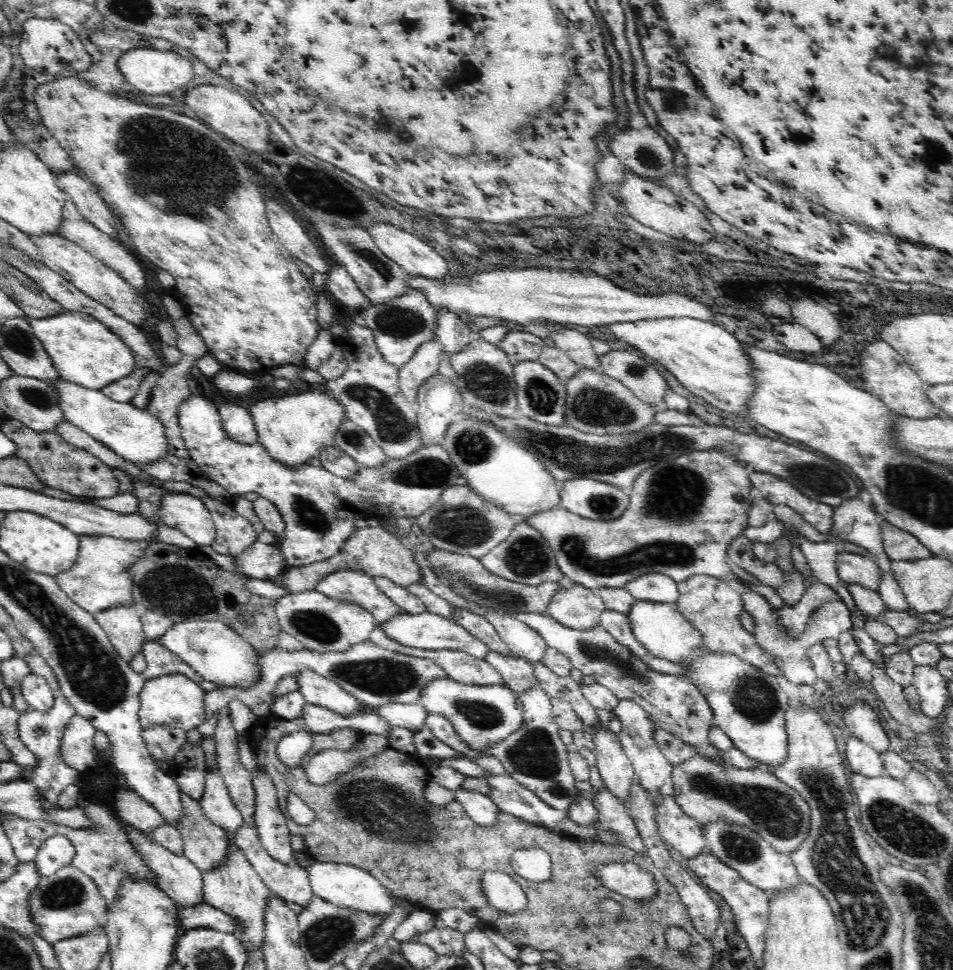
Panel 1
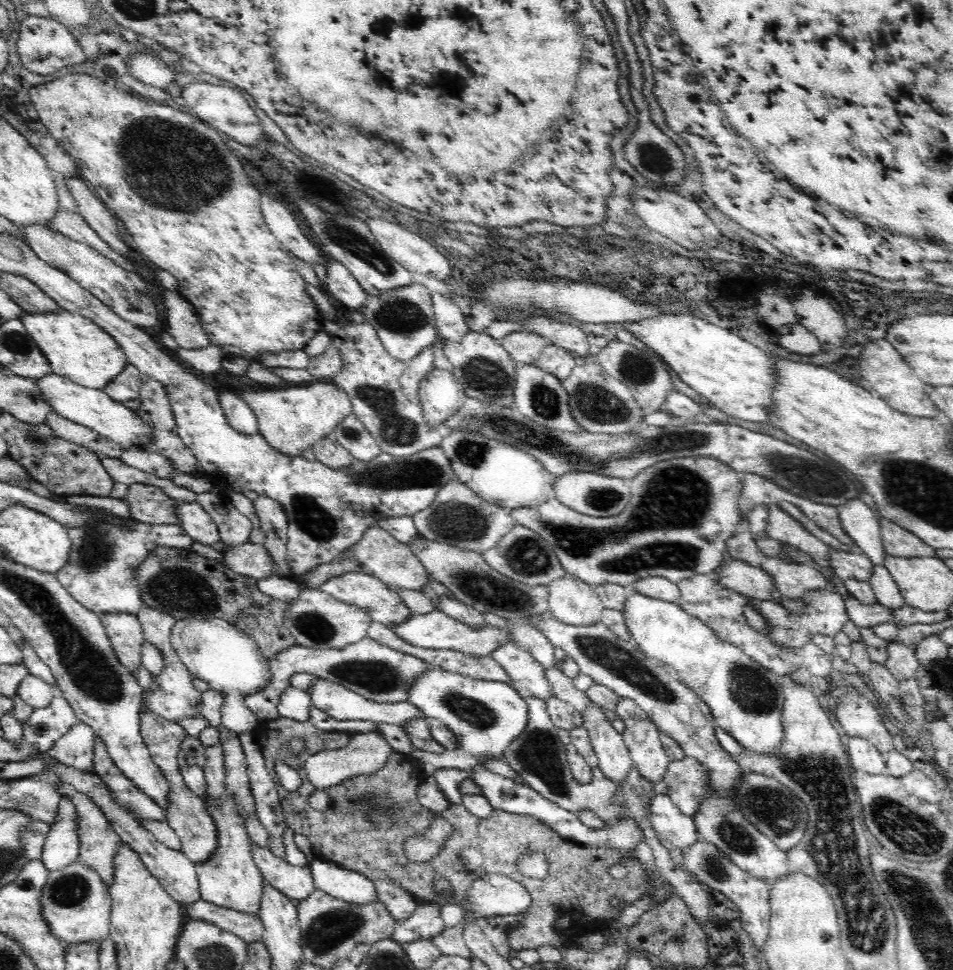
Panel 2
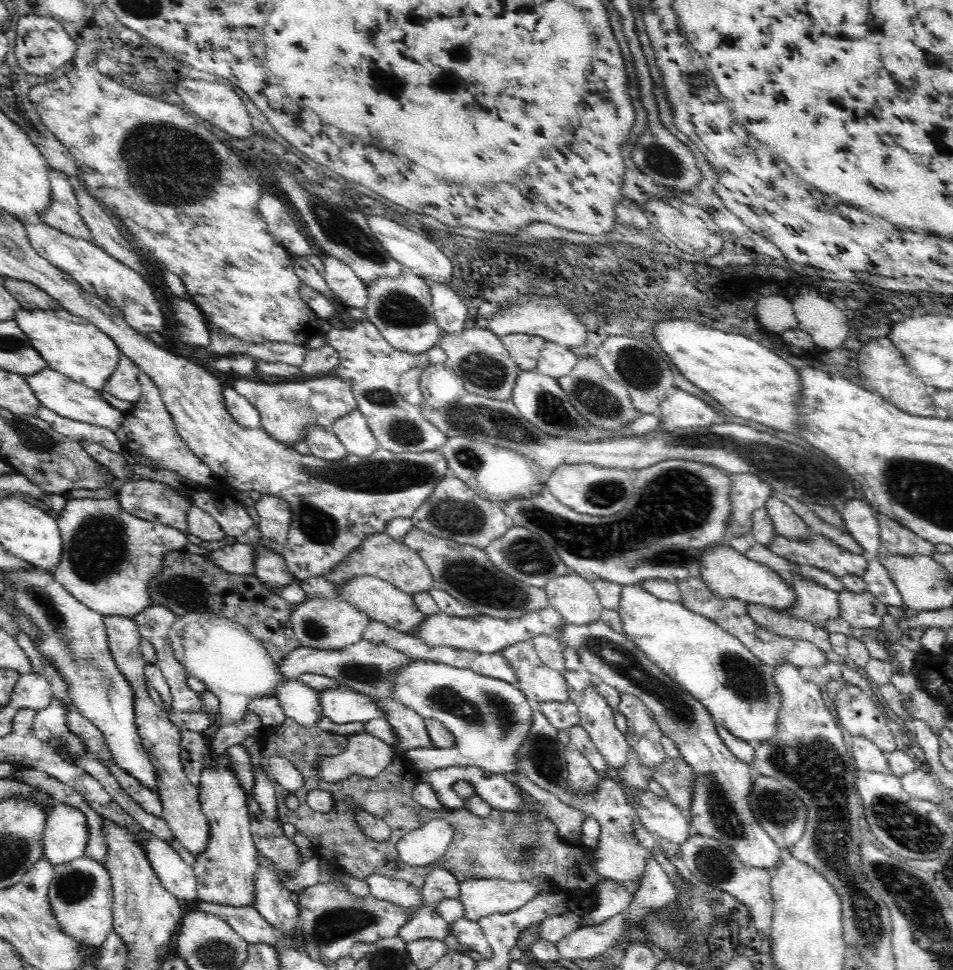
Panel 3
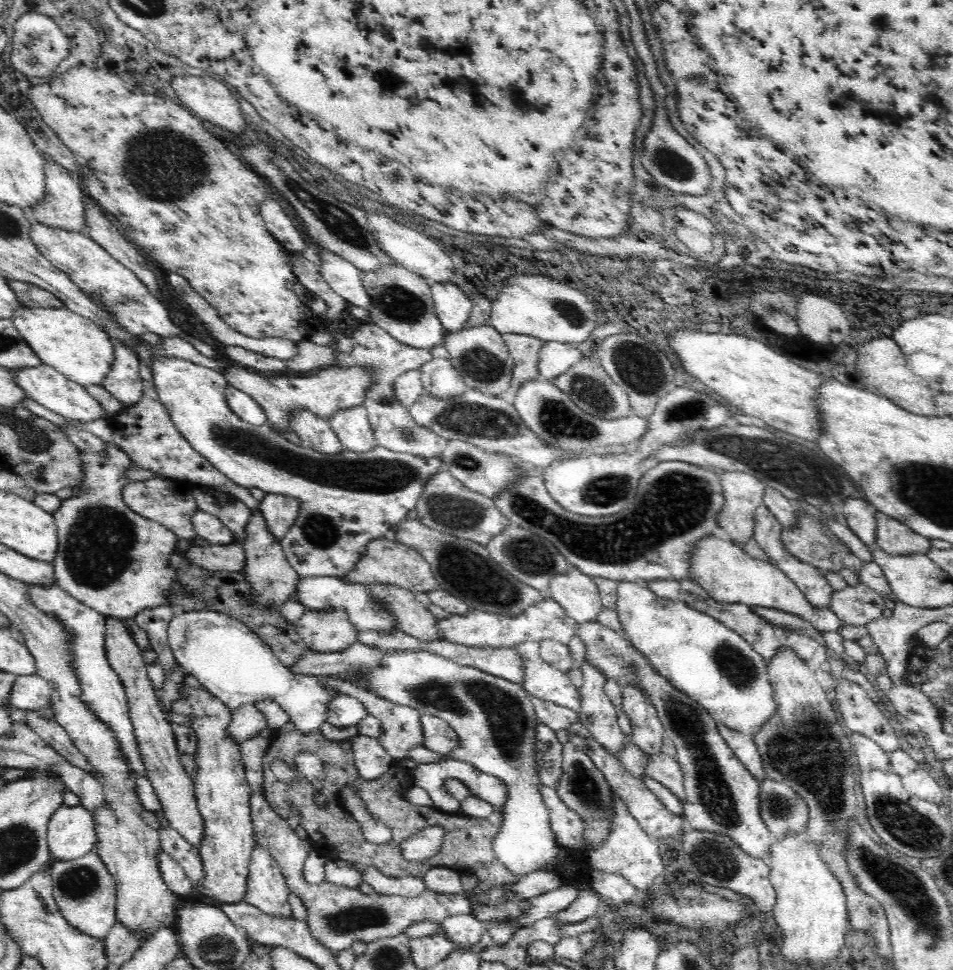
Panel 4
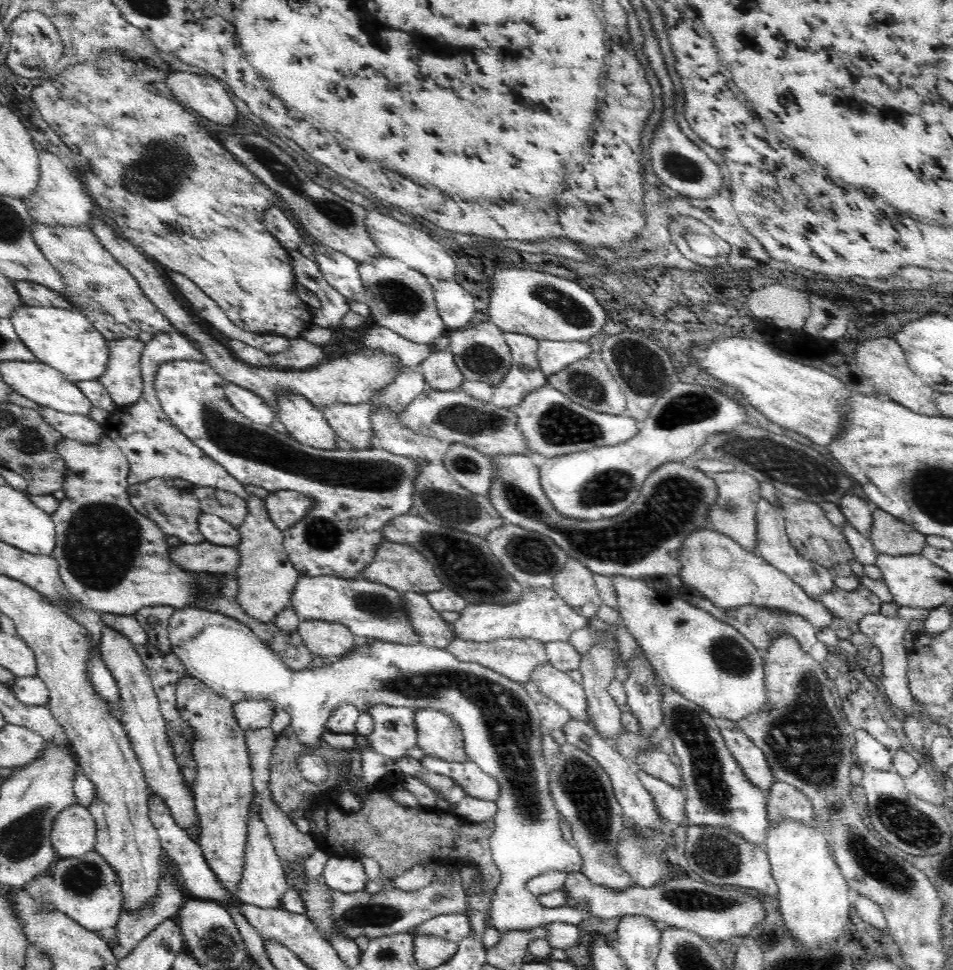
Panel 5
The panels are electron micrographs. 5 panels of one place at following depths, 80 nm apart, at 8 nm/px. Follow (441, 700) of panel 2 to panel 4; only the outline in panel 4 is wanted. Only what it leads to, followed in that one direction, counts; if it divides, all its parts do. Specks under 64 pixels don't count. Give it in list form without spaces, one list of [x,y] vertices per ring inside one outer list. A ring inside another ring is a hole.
[[[381,649],[381,654],[382,660],[380,660],[380,664],[376,664],[376,666],[372,666],[372,668],[360,668],[358,672],[354,672],[354,682],[353,678],[341,678],[341,676],[337,676],[336,678],[340,679],[340,682],[344,680],[344,682],[348,682],[348,684],[354,684],[354,686],[364,689],[366,693],[378,696],[378,698],[392,702],[394,705],[410,706],[420,714],[434,713],[434,715],[441,716],[442,719],[453,726],[454,730],[456,730],[456,733],[459,735],[460,747],[456,748],[453,752],[450,752],[447,756],[442,756],[441,754],[427,750],[427,748],[424,748],[423,746],[416,746],[412,748],[412,750],[409,750],[408,757],[412,758],[412,760],[416,761],[418,764],[433,763],[441,761],[442,759],[464,760],[478,767],[484,774],[495,776],[501,780],[501,783],[504,784],[506,791],[508,792],[506,792],[506,802],[504,802],[504,806],[499,810],[502,812],[499,829],[497,830],[495,837],[491,840],[495,858],[497,858],[499,864],[501,864],[505,870],[509,870],[509,874],[515,876],[515,880],[519,881],[524,878],[524,876],[534,874],[534,872],[538,872],[538,870],[550,869],[550,866],[556,866],[556,862],[566,862],[567,864],[573,864],[574,862],[582,864],[582,862],[587,862],[583,850],[569,850],[564,847],[564,845],[558,841],[558,837],[556,837],[556,833],[554,833],[554,829],[552,829],[552,813],[550,808],[546,805],[546,802],[544,802],[540,789],[540,786],[543,785],[542,779],[540,779],[540,773],[538,773],[538,769],[536,769],[536,766],[538,766],[538,761],[536,761],[536,734],[539,721],[533,701],[531,700],[531,695],[523,688],[523,684],[509,682],[508,679],[499,678],[494,674],[483,672],[480,668],[475,668],[474,666],[462,666],[457,664],[456,661],[443,656],[442,653],[430,652],[428,649]]]

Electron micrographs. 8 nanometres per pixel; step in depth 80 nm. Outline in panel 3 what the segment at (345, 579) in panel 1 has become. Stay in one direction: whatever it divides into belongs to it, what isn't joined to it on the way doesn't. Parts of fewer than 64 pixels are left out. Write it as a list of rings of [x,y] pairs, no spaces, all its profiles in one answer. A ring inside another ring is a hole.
[[[356,577],[350,584],[346,584],[341,592],[344,600],[347,600],[352,606],[359,606],[368,617],[384,622],[386,626],[403,633],[410,634],[410,632],[420,631],[422,624],[425,624],[426,618],[428,618],[428,615],[418,607],[413,594],[404,592],[396,585],[376,577]]]

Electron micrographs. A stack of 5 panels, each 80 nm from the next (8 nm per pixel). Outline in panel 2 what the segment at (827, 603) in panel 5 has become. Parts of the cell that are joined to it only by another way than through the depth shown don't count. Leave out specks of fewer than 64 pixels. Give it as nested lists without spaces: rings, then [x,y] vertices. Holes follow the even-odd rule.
[[[848,595],[844,598],[845,611],[849,621],[854,623],[856,628],[872,628],[883,622],[894,622],[898,628],[902,627],[900,622],[893,615],[891,608],[885,607],[878,601],[864,603],[860,599]]]

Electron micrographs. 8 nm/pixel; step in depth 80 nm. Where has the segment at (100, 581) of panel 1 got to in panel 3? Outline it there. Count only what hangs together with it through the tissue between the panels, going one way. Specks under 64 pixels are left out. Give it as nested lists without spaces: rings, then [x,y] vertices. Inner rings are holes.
[[[118,496],[96,499],[68,498],[55,519],[62,537],[62,548],[59,563],[52,570],[53,577],[82,604],[105,616],[133,618],[144,608],[154,606],[153,596],[150,595],[150,580],[162,576],[166,552],[179,551],[188,542],[187,535],[179,532],[177,528],[158,521],[144,520],[126,511]]]

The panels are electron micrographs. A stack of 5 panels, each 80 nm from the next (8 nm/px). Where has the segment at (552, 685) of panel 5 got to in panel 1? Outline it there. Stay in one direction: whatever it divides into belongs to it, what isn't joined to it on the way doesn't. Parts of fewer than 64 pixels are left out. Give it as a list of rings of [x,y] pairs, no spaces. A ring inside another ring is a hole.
[[[510,650],[508,653],[490,651],[485,657],[505,680],[505,685],[514,693],[526,693],[531,689],[543,689],[532,661]]]

